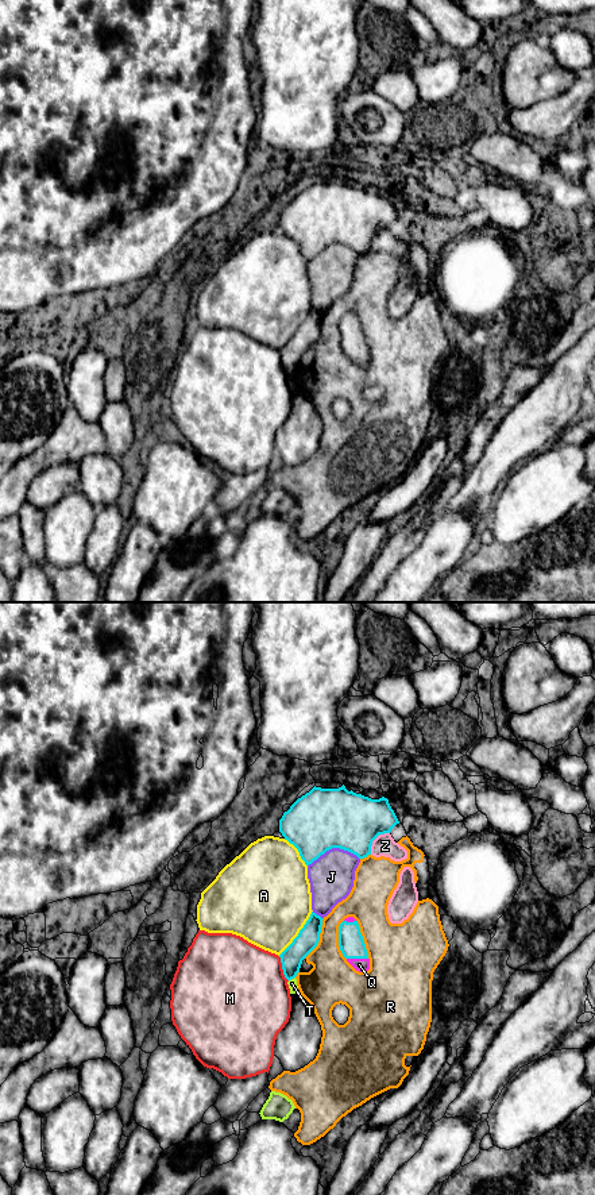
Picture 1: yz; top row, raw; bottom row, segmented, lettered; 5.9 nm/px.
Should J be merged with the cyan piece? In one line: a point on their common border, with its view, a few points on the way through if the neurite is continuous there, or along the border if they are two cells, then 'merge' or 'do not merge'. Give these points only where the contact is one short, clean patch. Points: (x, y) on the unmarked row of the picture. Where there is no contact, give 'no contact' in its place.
meets cyan in yz at (333, 242); do not merge

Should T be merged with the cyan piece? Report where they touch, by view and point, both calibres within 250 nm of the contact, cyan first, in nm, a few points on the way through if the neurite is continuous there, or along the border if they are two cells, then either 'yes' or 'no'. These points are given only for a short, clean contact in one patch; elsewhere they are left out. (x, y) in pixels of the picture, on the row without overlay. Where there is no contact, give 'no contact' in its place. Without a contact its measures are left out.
meets cyan in yz at (292, 373); 130 nm thick on the cyan side, 50 nm on the other; no

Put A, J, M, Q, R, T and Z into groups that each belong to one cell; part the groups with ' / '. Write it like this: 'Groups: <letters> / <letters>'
Groups: A / J Z / M / Q / R / T

